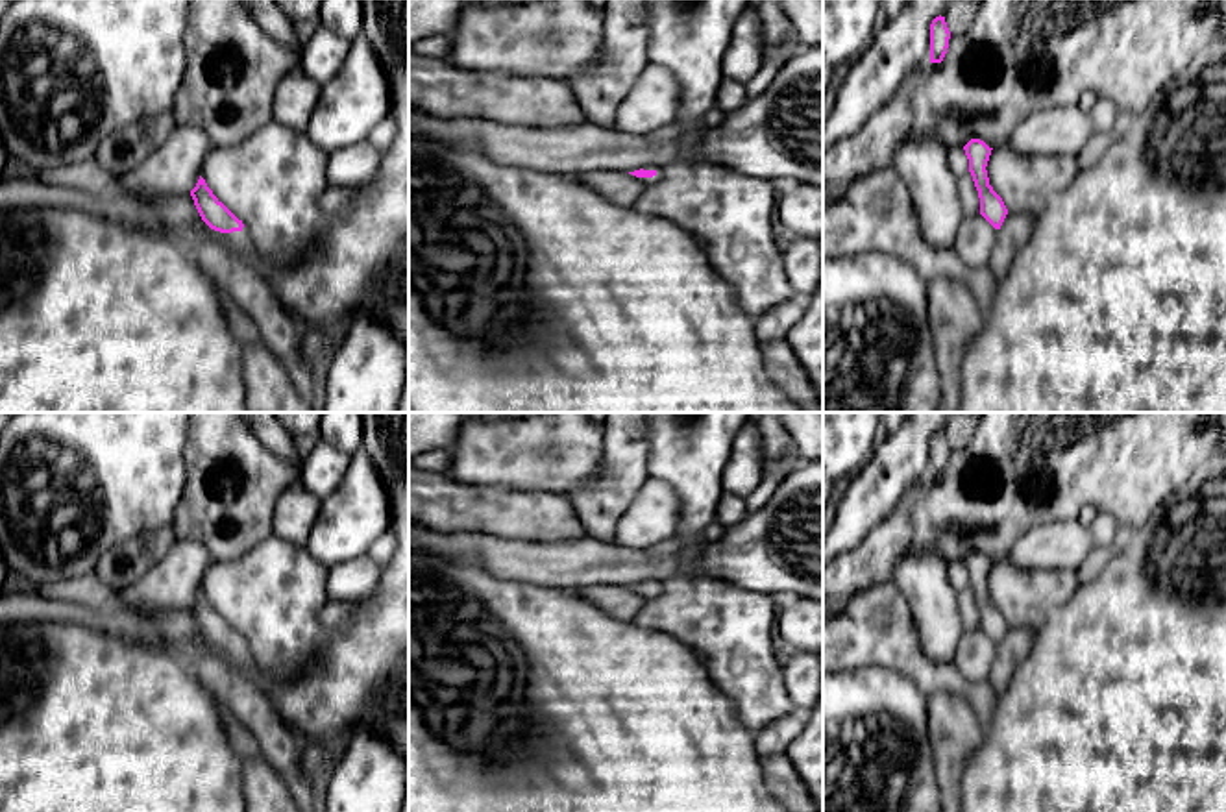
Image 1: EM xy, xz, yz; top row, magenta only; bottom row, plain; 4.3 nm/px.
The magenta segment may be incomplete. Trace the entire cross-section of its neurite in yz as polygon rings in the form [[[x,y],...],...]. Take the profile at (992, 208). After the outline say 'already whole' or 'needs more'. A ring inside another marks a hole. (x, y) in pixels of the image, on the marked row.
[[[971,139],[965,146],[965,155],[969,159],[969,172],[973,176],[975,187],[980,198],[980,215],[995,228],[1000,229],[1008,209],[1002,198],[993,191],[987,178],[987,161],[991,150],[984,141]]]; already whole

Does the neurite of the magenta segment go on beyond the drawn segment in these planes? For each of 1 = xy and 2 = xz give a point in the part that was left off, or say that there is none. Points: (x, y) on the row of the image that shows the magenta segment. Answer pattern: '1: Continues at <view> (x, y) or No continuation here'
1: No continuation here
2: No continuation here

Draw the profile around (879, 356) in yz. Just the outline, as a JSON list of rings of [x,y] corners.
[[[884,252],[823,259],[823,412],[939,412],[926,281]]]

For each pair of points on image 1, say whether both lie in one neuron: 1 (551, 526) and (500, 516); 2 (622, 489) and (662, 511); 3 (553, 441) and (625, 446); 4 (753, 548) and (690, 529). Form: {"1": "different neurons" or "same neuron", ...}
{"1": "same neuron", "2": "different neurons", "3": "different neurons", "4": "different neurons"}

